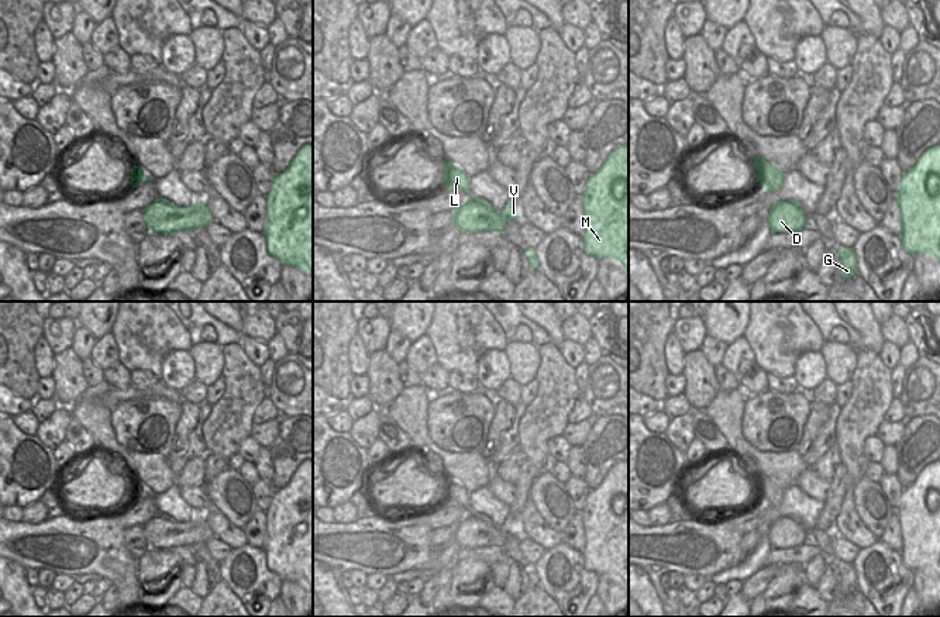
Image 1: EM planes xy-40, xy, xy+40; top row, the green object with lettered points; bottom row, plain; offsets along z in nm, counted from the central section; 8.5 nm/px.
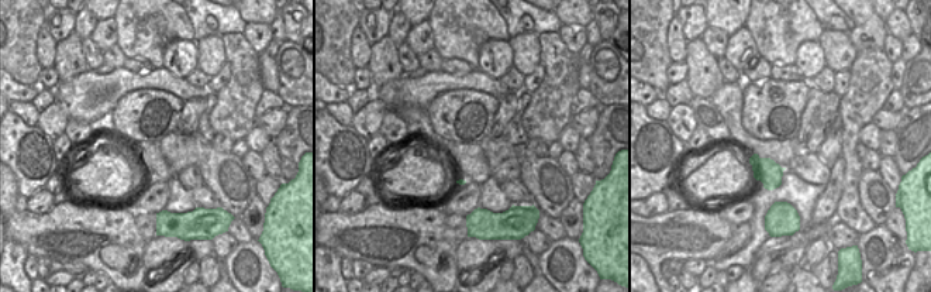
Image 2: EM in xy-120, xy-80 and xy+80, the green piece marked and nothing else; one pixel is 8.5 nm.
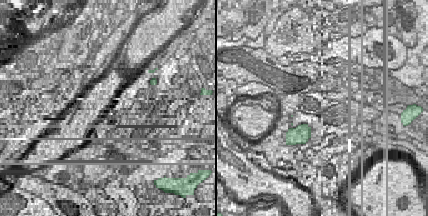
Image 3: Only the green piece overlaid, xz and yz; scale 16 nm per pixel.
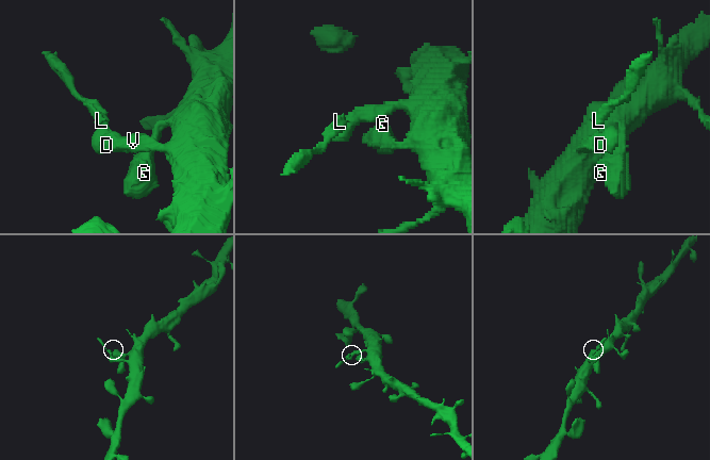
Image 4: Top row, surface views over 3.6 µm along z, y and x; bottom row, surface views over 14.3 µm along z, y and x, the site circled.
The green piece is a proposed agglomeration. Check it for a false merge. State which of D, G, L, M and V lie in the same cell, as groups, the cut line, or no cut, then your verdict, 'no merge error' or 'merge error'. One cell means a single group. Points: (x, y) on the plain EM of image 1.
D G M V / L | xy (468, 505), (464, 507) | merge error

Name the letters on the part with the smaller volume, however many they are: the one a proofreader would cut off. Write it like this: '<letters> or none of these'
L.

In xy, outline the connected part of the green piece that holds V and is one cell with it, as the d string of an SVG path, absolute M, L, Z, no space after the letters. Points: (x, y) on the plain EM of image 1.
M471 506L464 509L471 516L452 524L455 542L461 548L505 547L507 534L520 534L517 518L509 518L502 527L496 527L488 516L475 513Z

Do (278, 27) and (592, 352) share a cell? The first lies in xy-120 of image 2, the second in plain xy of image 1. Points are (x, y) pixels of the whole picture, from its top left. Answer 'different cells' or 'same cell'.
same cell

